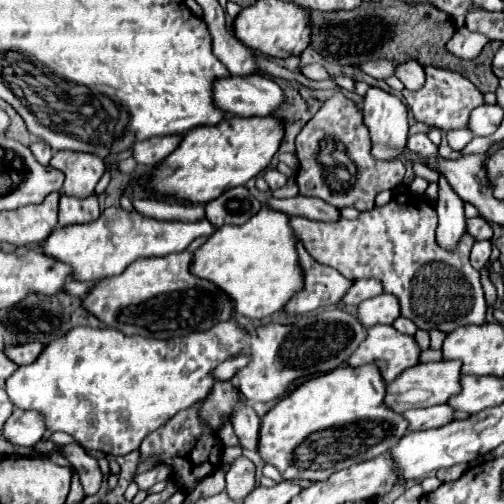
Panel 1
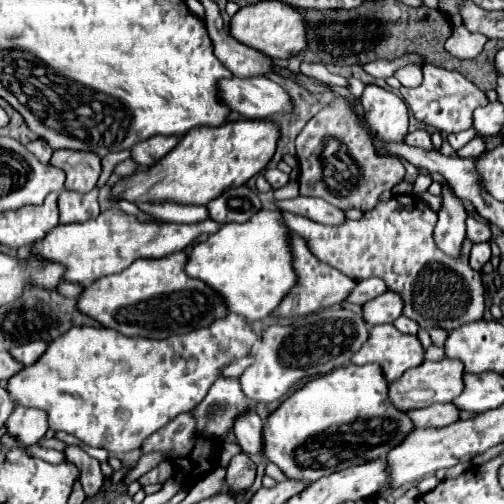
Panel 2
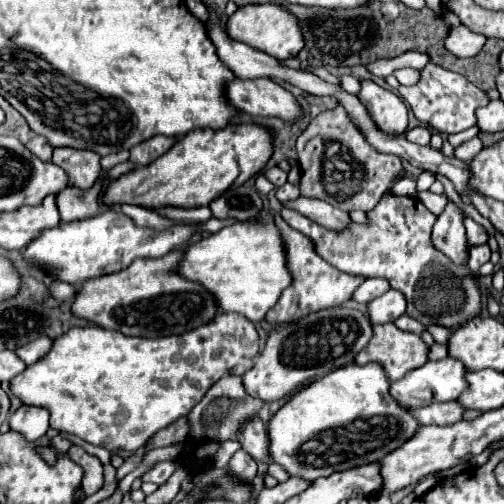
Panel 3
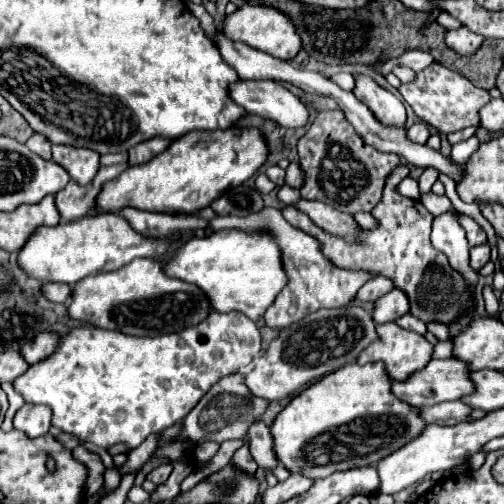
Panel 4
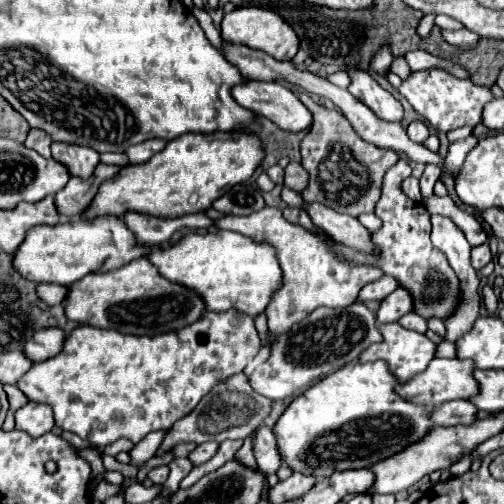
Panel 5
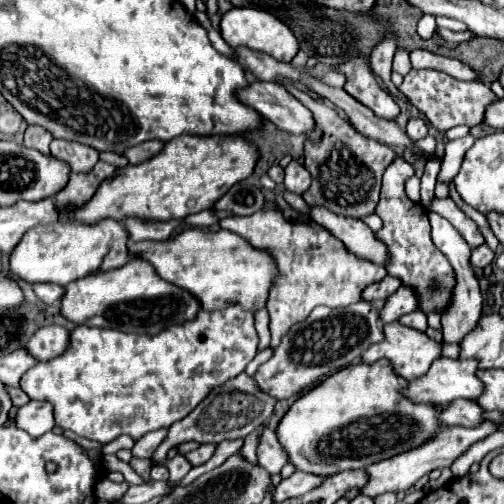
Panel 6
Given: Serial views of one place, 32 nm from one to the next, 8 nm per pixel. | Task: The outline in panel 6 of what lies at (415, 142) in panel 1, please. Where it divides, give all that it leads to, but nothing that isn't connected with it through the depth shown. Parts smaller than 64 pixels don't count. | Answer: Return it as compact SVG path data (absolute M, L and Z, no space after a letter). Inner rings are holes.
M410 118L410 120L408 120L408 126L406 126L406 134L408 134L412 140L424 138L424 136L428 134L426 122L420 120L420 118Z

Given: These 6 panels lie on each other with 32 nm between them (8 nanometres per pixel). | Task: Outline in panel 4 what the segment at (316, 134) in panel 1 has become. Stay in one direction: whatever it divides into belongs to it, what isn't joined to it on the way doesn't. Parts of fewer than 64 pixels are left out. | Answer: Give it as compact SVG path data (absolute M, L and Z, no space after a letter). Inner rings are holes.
M320 110L314 116L308 132L298 142L298 154L300 154L300 166L306 172L306 182L300 190L302 198L320 200L346 214L372 212L372 208L378 204L378 200L382 196L382 188L384 188L384 180L386 180L388 172L394 166L398 166L401 161L396 154L380 152L380 150L372 148L370 144L364 144L364 140L360 140L360 136L354 132L352 124L348 124L348 120L344 118L344 114L340 110Z

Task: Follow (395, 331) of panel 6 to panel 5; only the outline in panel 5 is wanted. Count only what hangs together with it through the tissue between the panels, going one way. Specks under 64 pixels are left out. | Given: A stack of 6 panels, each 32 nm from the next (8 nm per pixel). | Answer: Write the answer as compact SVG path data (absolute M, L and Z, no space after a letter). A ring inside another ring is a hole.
M398 322L382 324L380 332L384 340L368 346L360 354L360 362L386 360L392 374L402 382L424 372L432 358L436 358L436 344L426 334L402 328Z

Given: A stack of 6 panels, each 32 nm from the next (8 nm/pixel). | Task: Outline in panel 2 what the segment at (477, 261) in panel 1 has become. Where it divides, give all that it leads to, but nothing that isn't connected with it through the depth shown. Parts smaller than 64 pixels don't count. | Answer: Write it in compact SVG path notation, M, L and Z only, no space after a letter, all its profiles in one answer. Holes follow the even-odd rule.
M474 244L470 250L470 268L480 270L490 260L490 244Z

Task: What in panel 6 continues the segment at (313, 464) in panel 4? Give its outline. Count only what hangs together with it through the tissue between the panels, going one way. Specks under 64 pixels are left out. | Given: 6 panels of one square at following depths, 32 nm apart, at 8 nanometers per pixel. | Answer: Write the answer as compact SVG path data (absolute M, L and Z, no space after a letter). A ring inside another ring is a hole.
M386 358L374 364L350 364L348 368L342 368L340 372L328 376L324 382L314 386L290 406L290 410L278 424L278 440L286 448L290 462L298 470L320 476L332 476L342 470L362 470L368 464L376 464L380 460L418 448L432 440L432 436L436 436L440 428L444 428L444 424L438 418L438 406L414 404L402 394L404 386L408 386L408 380L398 376L392 368L392 362L388 362Z

